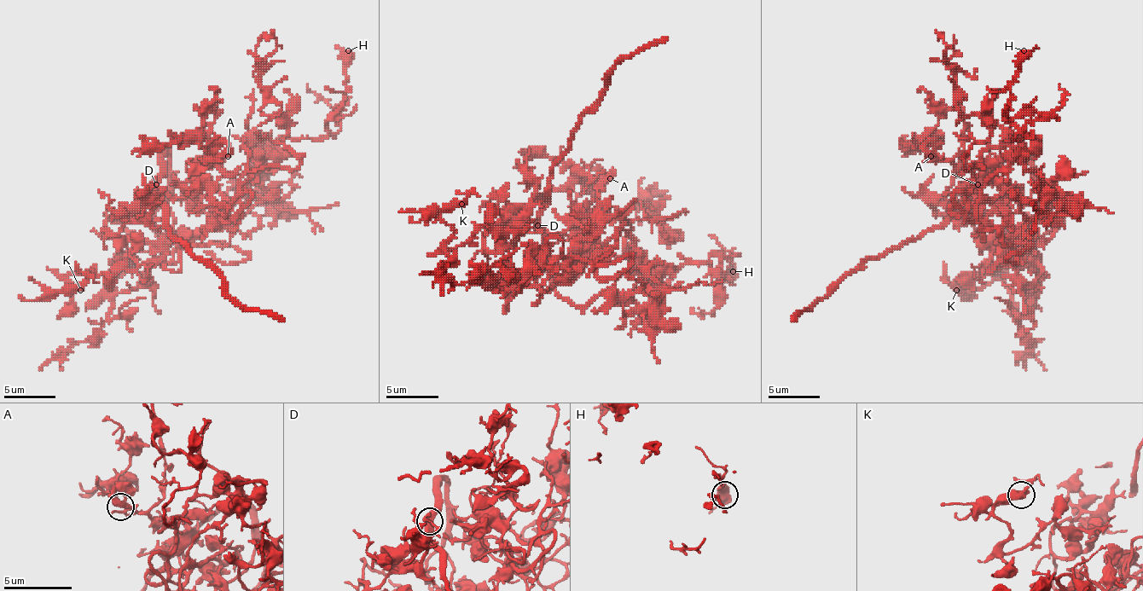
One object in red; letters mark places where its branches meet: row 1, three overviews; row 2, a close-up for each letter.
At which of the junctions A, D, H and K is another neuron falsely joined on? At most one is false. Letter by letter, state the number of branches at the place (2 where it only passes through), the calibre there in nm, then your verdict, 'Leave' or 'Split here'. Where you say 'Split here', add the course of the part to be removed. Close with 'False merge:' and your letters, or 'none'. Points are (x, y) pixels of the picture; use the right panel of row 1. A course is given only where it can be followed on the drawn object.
A: Branches: 2. Thickness 400 nm. Leave
D: Branches: 2. Thickness 500 nm. Leave
H: Branches: 2. Thickness 600 nm. Leave
K: Branches: 2. Thickness 500 nm. Leave
False merge: none

